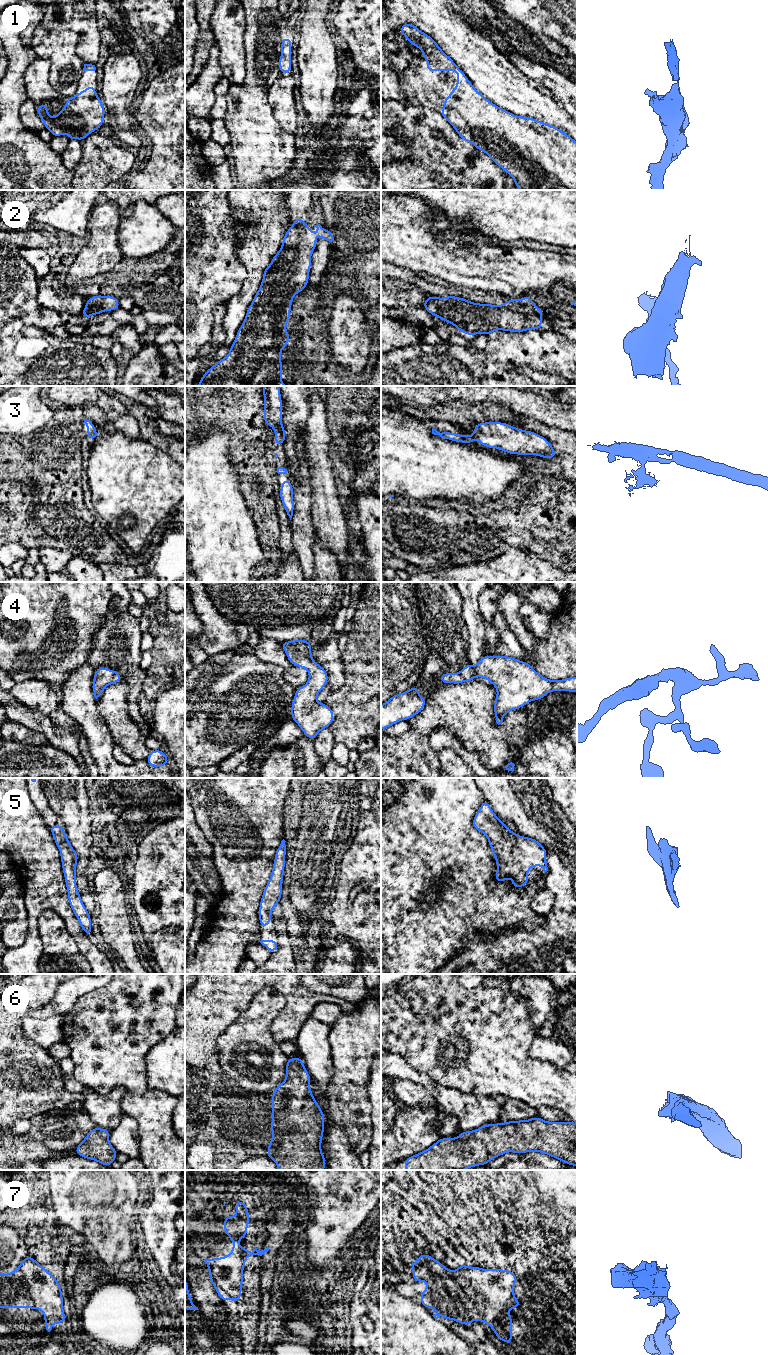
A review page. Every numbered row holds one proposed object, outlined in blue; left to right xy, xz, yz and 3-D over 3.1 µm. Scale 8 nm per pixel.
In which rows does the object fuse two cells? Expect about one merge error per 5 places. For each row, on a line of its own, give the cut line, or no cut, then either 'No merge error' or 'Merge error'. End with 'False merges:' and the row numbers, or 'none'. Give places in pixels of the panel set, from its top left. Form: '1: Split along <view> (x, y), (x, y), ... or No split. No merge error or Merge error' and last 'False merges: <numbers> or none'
1: No split. No merge error
2: No split. No merge error
3: No split. No merge error
4: No split. No merge error
5: No split. No merge error
6: No split. No merge error
7: No split. No merge error
False merges: none

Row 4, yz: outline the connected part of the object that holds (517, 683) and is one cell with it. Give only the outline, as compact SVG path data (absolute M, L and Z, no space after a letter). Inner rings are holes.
M484 655L476 666L468 663L459 673L442 673L439 679L443 684L460 684L473 681L476 676L484 677L496 687L494 714L498 725L502 724L503 717L509 711L524 707L533 700L541 700L551 691L577 692L577 676L549 680L537 673L529 663L503 655Z

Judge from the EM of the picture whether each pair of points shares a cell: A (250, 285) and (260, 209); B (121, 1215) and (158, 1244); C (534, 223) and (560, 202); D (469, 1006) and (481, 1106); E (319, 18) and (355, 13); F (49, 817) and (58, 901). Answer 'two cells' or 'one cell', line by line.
A: one cell
B: two cells
C: one cell
D: two cells
E: two cells
F: two cells

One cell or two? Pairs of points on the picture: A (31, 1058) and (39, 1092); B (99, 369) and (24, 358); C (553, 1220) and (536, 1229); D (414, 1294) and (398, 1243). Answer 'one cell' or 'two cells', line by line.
A: one cell
B: one cell
C: one cell
D: two cells

